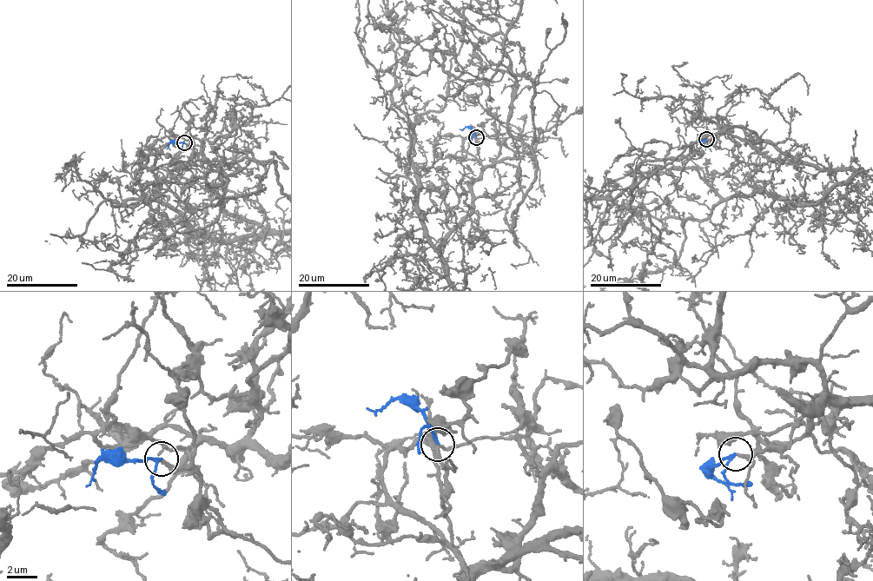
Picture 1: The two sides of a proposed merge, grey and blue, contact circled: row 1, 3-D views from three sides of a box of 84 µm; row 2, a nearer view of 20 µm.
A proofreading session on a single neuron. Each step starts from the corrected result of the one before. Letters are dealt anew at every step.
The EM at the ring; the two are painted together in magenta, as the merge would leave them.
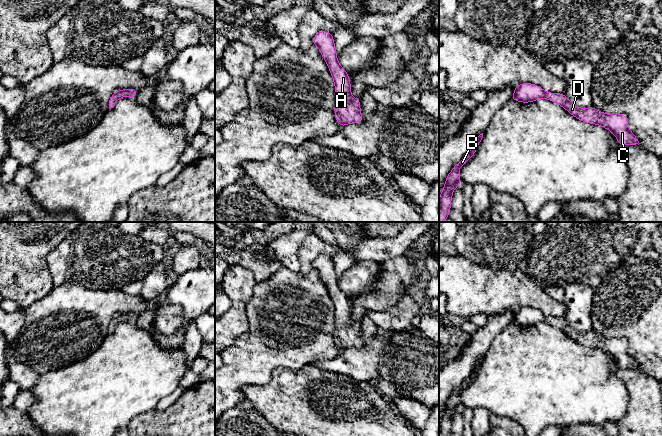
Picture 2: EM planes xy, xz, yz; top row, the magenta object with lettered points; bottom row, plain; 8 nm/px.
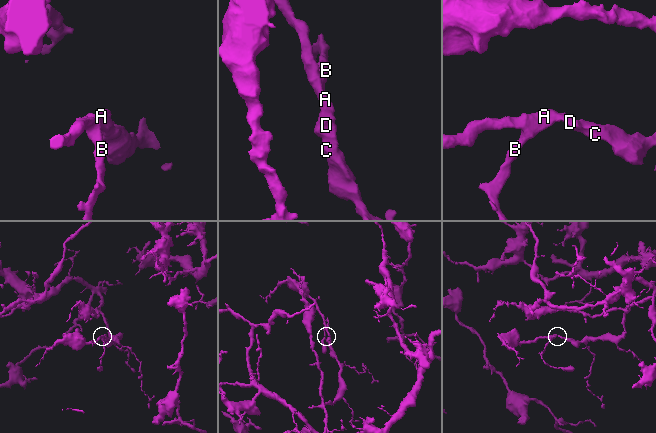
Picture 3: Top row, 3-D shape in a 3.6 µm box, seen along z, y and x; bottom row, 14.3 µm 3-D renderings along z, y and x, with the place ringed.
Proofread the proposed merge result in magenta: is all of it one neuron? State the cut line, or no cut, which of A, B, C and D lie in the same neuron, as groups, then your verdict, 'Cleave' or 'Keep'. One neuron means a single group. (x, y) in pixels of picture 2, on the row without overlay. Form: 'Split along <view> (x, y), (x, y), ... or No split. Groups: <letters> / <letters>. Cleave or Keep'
No split. Groups: A B C D. Keep

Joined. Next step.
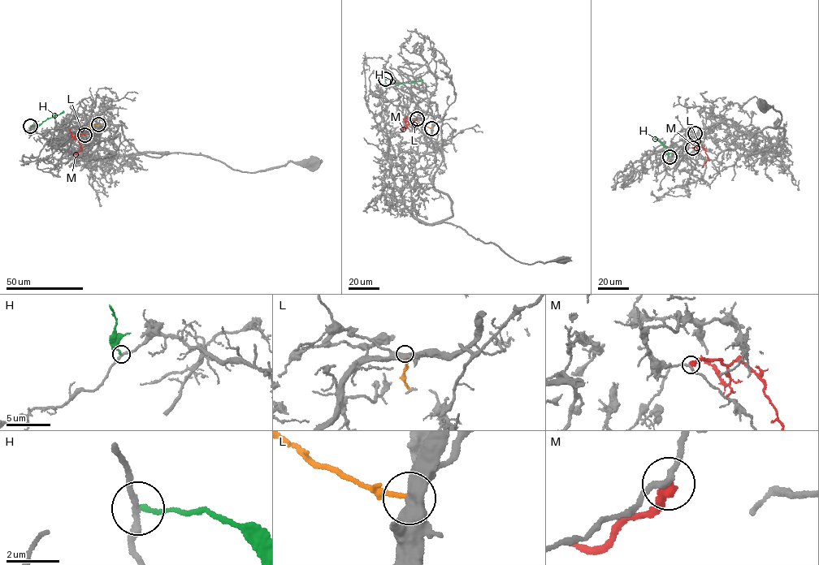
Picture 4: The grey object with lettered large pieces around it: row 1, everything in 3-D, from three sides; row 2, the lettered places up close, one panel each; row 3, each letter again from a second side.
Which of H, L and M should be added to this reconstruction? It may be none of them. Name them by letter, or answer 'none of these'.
none of these

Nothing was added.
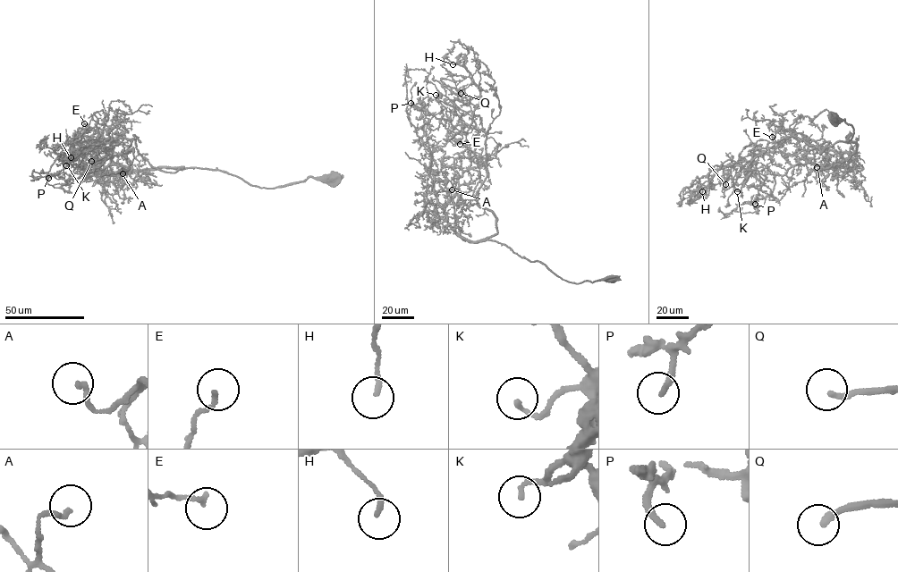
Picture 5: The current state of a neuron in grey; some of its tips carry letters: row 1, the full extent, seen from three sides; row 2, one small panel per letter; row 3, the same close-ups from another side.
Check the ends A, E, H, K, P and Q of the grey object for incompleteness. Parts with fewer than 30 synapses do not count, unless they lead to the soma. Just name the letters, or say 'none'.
P, Q

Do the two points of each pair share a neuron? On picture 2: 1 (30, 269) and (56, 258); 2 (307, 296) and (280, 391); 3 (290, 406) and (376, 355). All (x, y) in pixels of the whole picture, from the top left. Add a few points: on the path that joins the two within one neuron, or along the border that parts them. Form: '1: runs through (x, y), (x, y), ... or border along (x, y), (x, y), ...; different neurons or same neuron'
1: border along (60, 242), (46, 258), (46, 264), (53, 285); different neurons
2: border along (309, 364), (299, 369), (276, 368), (267, 382); different neurons
3: border along (321, 369), (344, 373), (358, 380), (366, 381); different neurons

